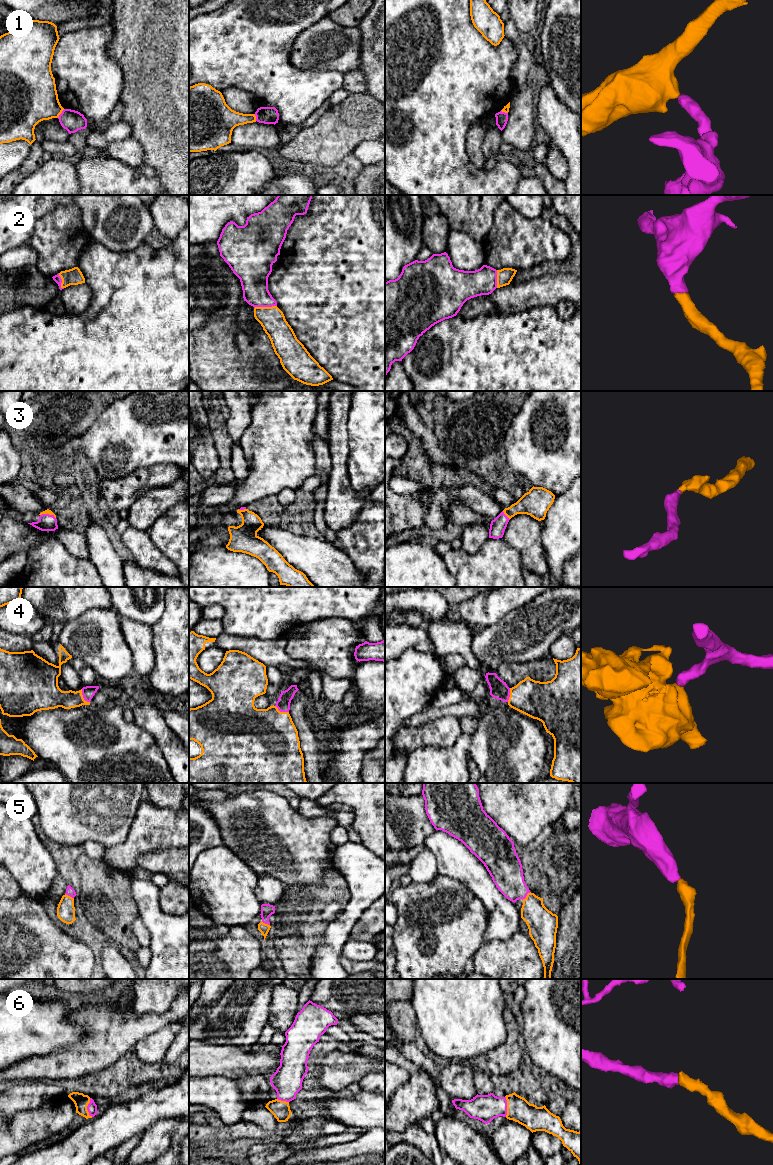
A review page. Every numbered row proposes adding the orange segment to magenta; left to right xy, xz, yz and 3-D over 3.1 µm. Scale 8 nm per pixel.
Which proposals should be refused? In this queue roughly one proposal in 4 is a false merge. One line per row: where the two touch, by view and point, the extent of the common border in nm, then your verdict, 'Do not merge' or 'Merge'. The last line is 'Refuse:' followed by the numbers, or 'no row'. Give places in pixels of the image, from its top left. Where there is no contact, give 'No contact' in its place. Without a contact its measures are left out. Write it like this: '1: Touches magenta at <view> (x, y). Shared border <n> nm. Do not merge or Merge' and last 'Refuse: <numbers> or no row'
1: Touches magenta at xy (61, 113). Shared border 90 nm. Do not merge
2: Touches magenta at xz (265, 306). Shared border 190 nm. Merge
3: Touches magenta at yz (505, 515). Shared border 90 nm. Merge
4: Touches magenta at xy (83, 697). Shared border 130 nm. Merge
5: Touches magenta at yz (526, 895). Shared border 90 nm. Merge
6: Touches magenta at yz (506, 1106). Shared border 170 nm. Merge
Refuse: 1

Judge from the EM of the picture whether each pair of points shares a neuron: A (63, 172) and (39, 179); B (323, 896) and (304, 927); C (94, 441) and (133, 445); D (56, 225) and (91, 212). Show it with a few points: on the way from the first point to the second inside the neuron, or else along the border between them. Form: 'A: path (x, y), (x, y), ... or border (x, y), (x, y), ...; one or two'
A: path (57, 178), (45, 179); one
B: path (315, 904), (312, 907), (312, 912), (305, 919); one
C: path (104, 441), (123, 440); one
D: border (76, 205), (80, 210), (84, 229), (89, 234); two

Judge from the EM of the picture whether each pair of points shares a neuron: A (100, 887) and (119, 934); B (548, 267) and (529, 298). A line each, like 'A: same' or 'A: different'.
A: same
B: different

